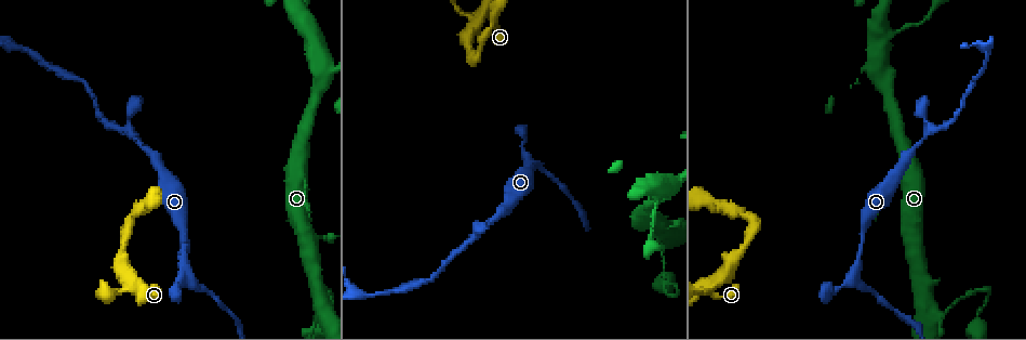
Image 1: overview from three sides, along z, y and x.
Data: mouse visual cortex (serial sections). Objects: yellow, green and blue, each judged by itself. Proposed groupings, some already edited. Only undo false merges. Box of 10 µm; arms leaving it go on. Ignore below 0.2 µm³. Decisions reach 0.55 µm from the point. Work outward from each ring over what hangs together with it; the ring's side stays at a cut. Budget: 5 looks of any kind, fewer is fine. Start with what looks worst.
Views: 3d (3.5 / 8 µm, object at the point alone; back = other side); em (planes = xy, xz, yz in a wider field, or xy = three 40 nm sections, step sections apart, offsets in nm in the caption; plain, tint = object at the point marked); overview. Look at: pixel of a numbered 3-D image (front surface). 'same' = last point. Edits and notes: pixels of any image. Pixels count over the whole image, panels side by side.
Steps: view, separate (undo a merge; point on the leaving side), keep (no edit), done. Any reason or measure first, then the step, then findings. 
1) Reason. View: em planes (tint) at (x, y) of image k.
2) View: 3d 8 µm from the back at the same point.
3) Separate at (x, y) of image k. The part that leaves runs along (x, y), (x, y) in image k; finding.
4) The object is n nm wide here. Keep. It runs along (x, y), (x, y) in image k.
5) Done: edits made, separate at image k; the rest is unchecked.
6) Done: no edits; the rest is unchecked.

Four arms meet. View: 3d 3.5 µm at (316, 317) of image 1.

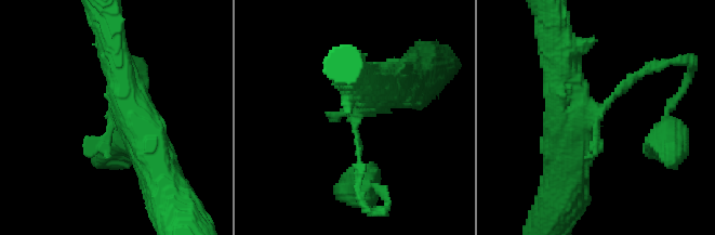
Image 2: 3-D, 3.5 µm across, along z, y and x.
Keep. It runs along (362, 81), (372, 93), (356, 115), (359, 170) in image 2; one cell here.

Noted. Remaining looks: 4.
Abrupt turn. View: 3d 3.5 µm at (130, 221) of image 1.

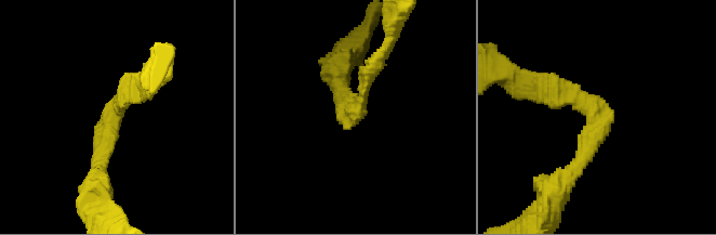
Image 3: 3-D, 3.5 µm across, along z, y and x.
The arms are 200, 250 nm wide; shape alone is not enough. View: em xy step 5 (tint) at (115, 115) of image 3.

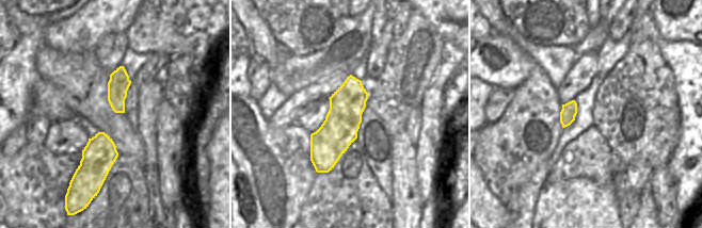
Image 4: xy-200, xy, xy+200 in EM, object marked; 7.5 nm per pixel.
The object is 280 nm wide here. Keep. It runs along (98, 174), (118, 102), (137, 81) in image 3; all the same cell.

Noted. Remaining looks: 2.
Done: no edits; the rest is unchecked.

